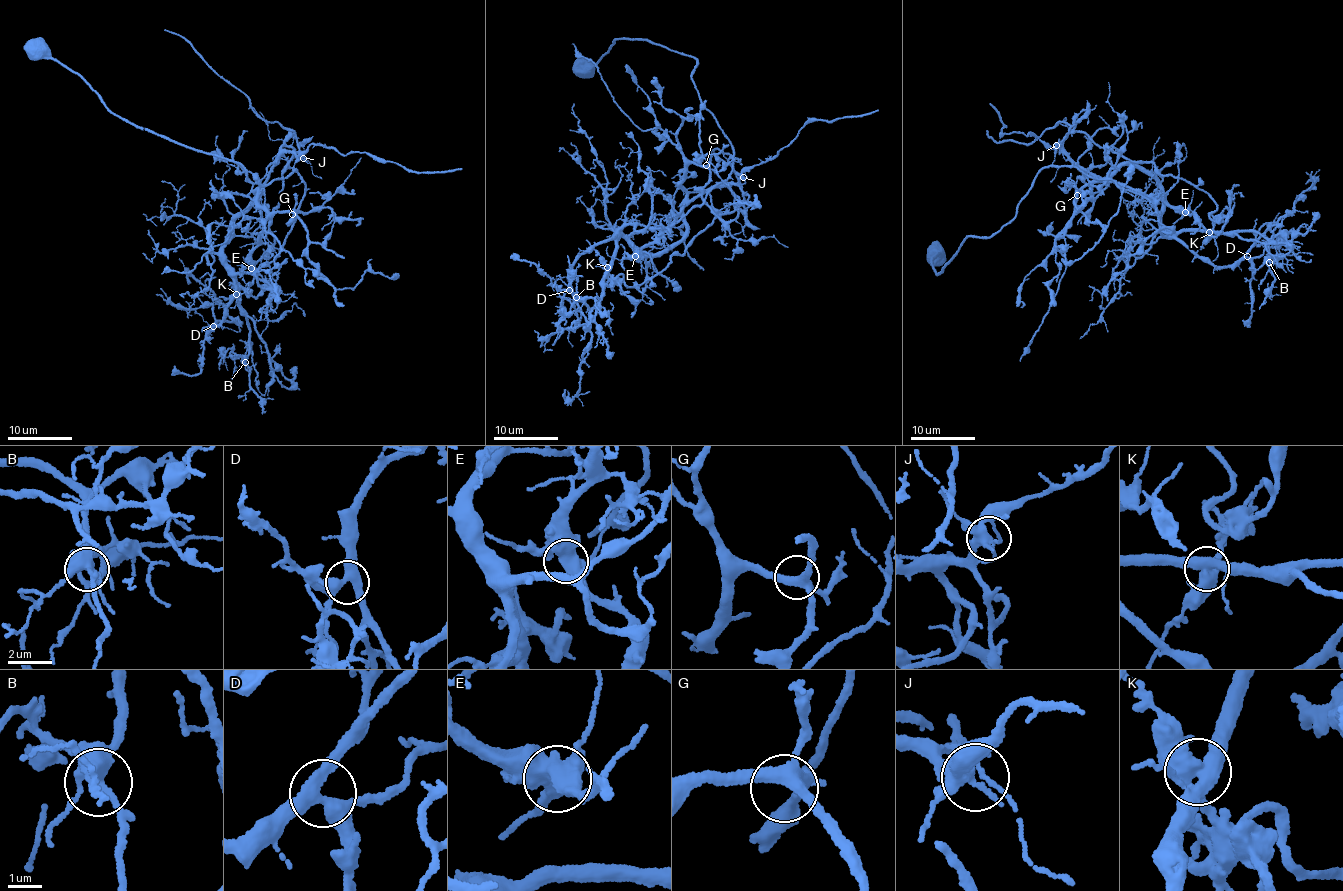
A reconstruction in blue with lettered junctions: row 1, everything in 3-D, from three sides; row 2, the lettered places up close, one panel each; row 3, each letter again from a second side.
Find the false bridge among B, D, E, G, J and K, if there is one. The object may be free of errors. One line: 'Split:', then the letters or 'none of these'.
Split: K

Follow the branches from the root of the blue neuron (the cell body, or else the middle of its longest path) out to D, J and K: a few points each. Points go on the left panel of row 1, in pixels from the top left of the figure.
D: (37, 44), (117, 116), (238, 163), (251, 184), (299, 173), (306, 188), (278, 254), (234, 276), (213, 326)
J: (37, 44), (117, 116), (251, 184), (298, 171), (294, 218), (269, 212), (260, 182), (303, 158)
K: (37, 44), (117, 116), (238, 163), (251, 184), (298, 171), (306, 188), (278, 254), (232, 274), (236, 293)

